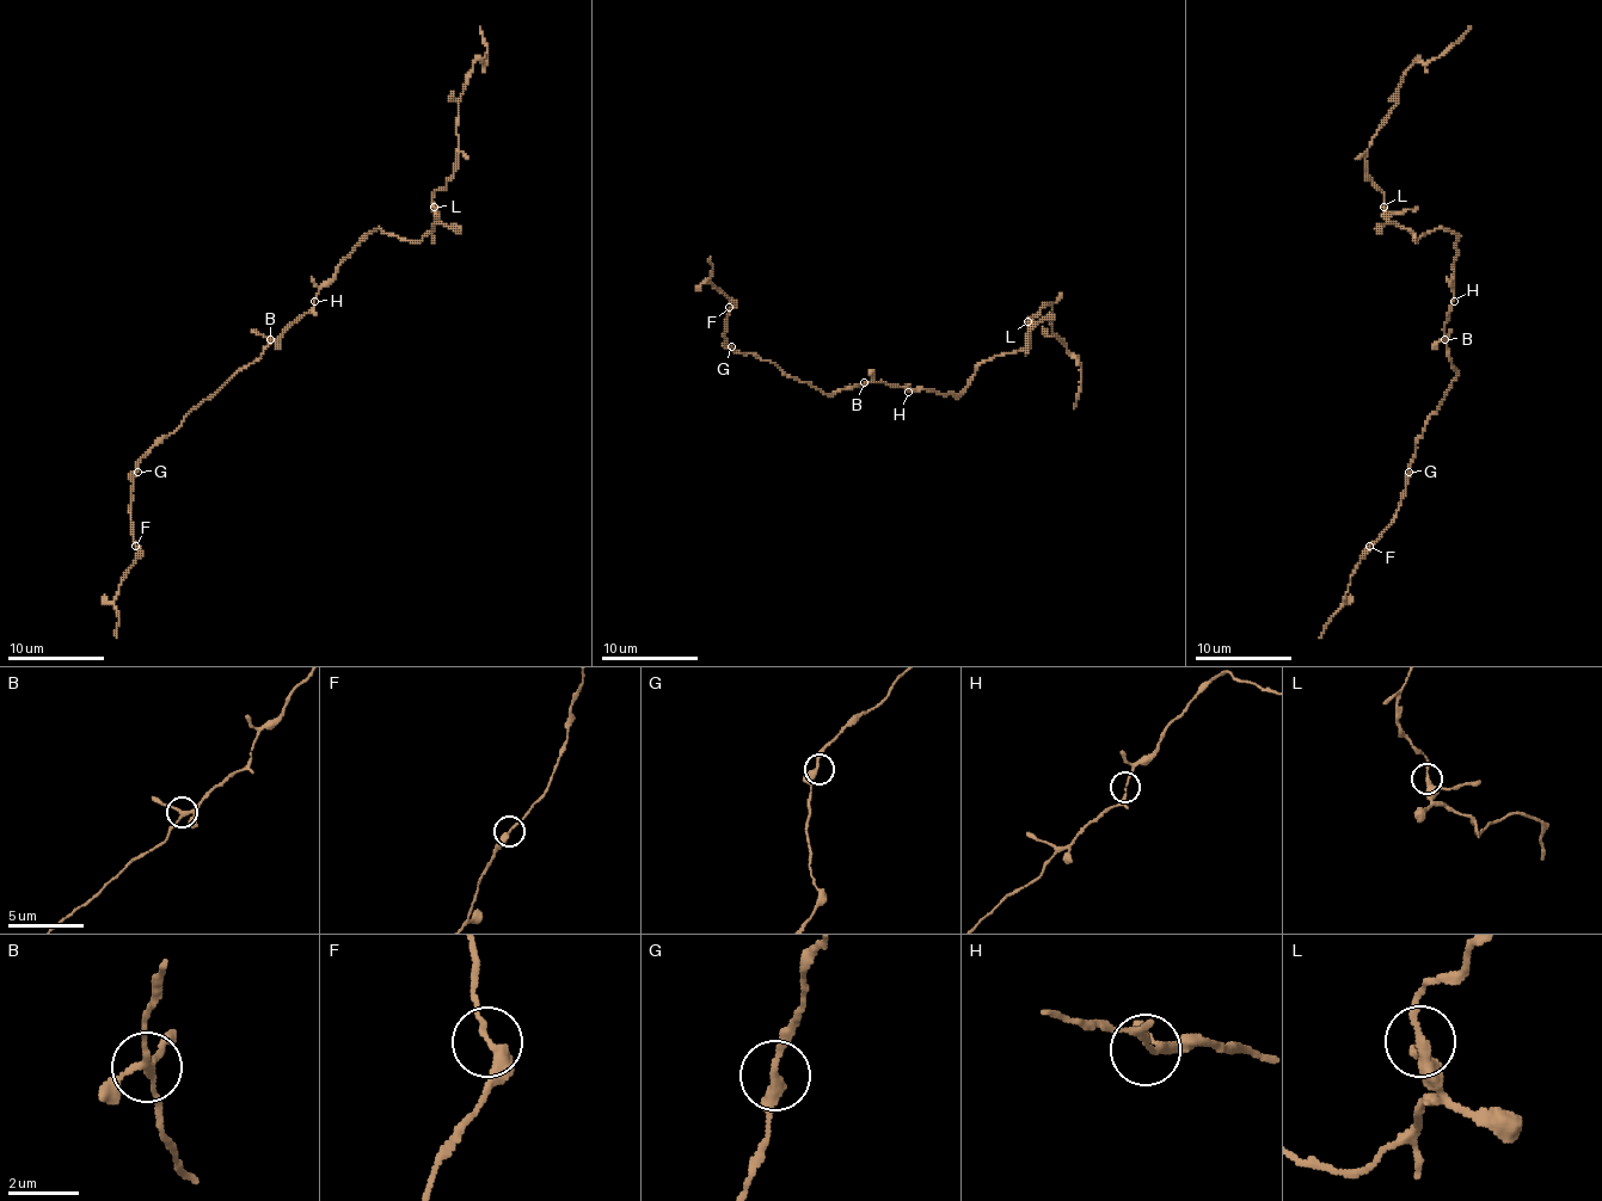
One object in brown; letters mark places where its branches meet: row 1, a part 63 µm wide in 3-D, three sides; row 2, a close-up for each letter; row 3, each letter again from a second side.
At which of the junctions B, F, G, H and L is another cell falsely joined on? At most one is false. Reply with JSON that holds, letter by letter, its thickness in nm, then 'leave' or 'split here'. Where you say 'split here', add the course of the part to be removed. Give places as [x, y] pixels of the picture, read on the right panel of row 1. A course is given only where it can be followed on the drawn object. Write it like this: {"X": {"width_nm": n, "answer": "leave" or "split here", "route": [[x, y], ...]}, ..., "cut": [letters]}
{"B": {"width_nm": 190, "answer": "leave"}, "F": {"width_nm": 260, "answer": "leave"}, "G": {"width_nm": 240, "answer": "leave"}, "H": {"width_nm": 130, "answer": "leave"}, "L": {"width_nm": 240, "answer": "leave"}, "cut": []}

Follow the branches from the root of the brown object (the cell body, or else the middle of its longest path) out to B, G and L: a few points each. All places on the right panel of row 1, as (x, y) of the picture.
B: (1452, 301), (1444, 339)
G: (1452, 301), (1444, 342), (1456, 377), (1428, 419), (1416, 443), (1409, 472)
L: (1452, 301), (1456, 235), (1447, 228), (1437, 228), (1416, 240), (1409, 228), (1401, 228), (1388, 219), (1383, 207)

